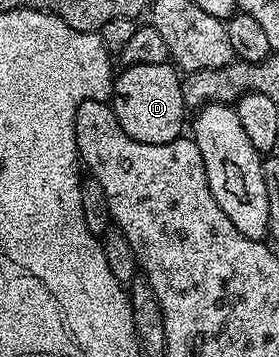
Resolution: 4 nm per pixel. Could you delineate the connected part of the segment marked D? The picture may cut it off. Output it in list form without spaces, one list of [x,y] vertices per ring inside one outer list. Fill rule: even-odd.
[[[169,63],[159,65],[135,65],[124,68],[114,78],[111,106],[123,133],[135,141],[151,145],[170,143],[182,134],[181,126],[186,126],[187,108],[181,92],[182,76],[176,66]]]

